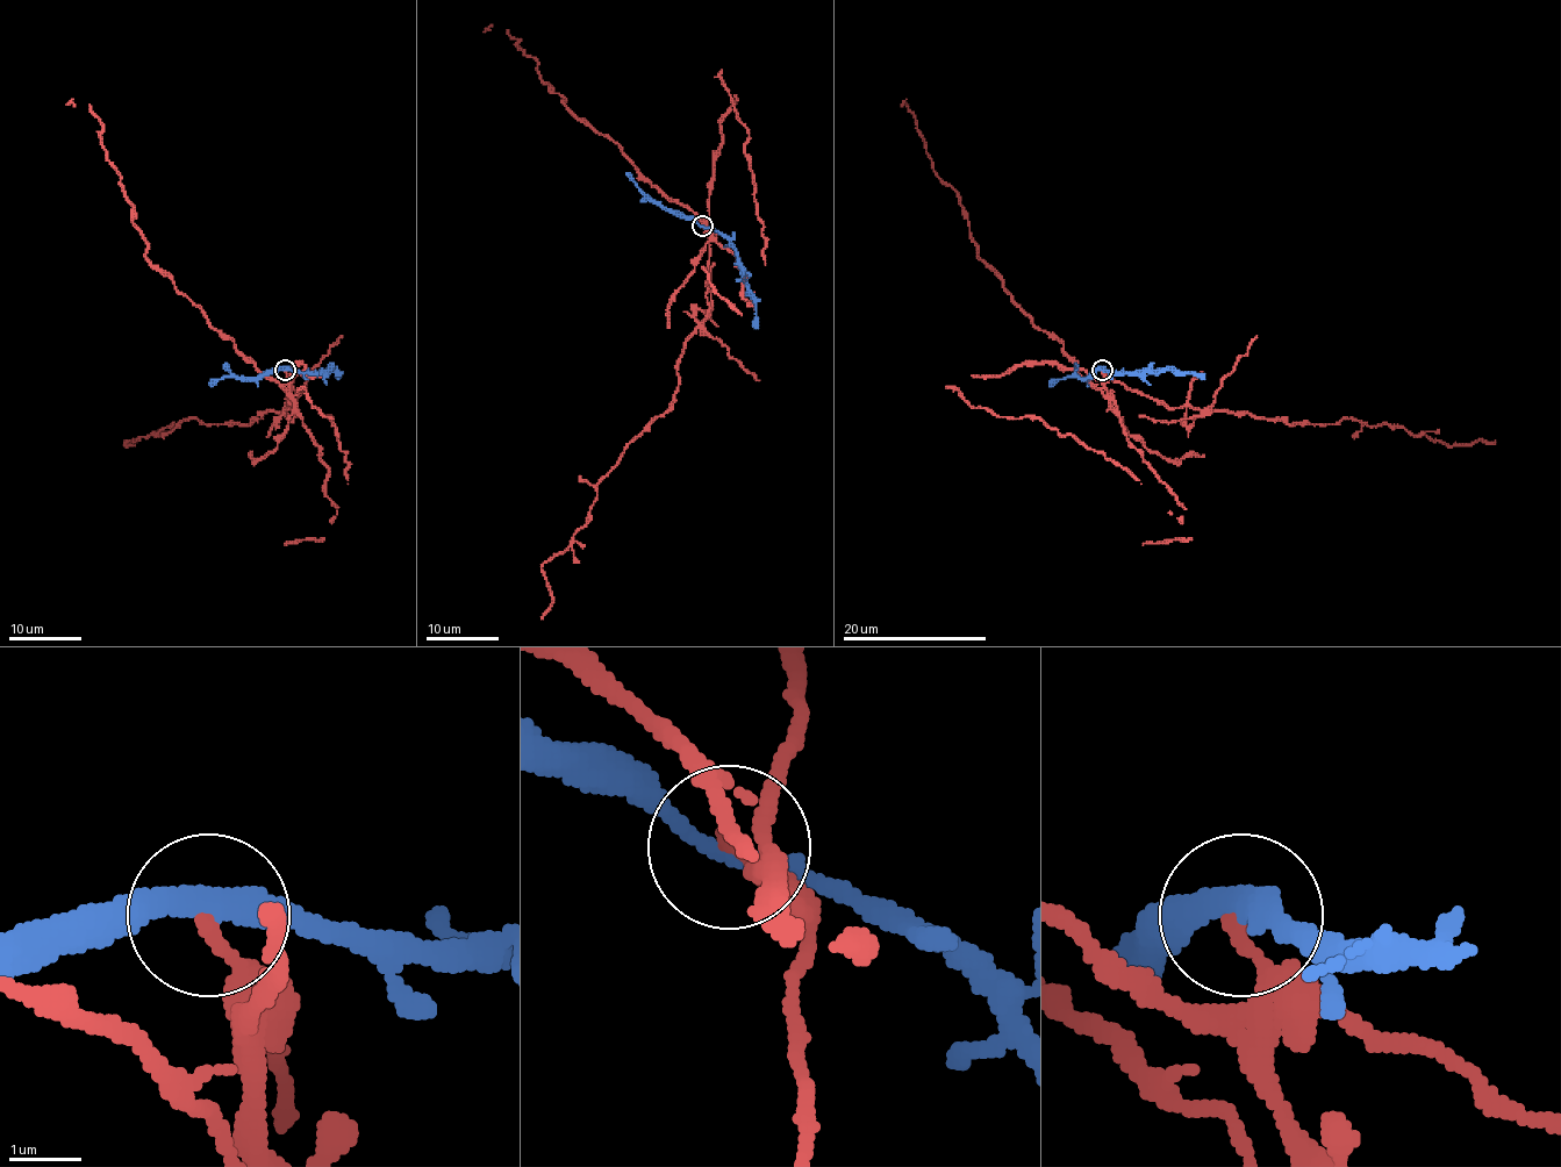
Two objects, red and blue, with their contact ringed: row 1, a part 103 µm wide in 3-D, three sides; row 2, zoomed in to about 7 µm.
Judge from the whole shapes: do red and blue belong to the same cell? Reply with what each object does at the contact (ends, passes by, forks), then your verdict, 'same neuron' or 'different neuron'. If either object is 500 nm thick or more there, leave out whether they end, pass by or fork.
red ends | blue passes by | different neuron

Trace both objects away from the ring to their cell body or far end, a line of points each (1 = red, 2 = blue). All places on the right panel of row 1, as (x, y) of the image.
1: (1101, 370), (1169, 408), (1247, 413), (1287, 424), (1355, 419), (1368, 426), (1397, 426), (1445, 444), (1495, 441)
2: (1101, 370), (1197, 373), (1204, 379)

